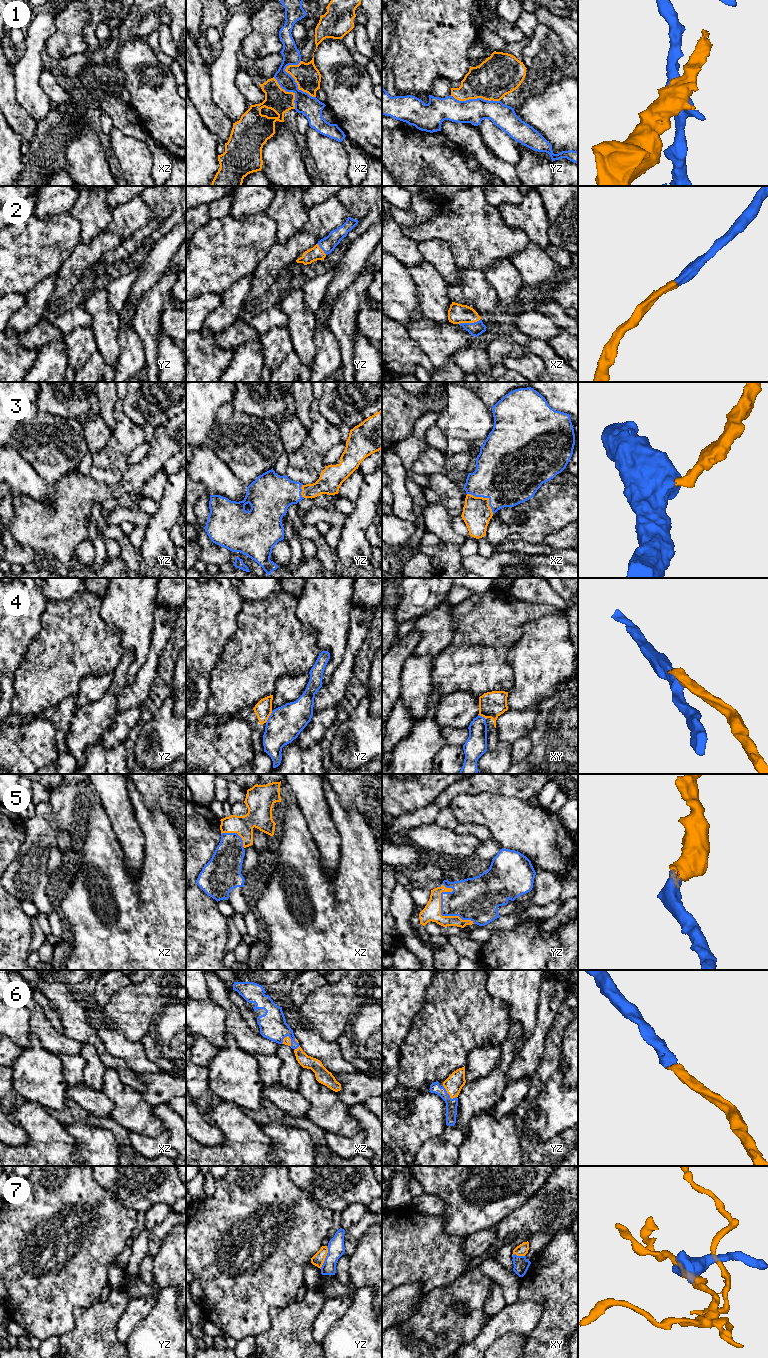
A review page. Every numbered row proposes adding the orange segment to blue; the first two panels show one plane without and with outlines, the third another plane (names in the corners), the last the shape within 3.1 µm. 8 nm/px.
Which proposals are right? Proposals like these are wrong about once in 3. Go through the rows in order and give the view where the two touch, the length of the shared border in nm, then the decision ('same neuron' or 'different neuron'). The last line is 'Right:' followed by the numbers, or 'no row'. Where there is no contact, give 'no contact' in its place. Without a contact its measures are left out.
1: meets blue in xz; contact 340 nm long; different neuron
2: meets blue in xz; contact 180 nm long; same neuron
3: meets blue in xz; contact 280 nm long; same neuron
4: meets blue in yz; contact 110 nm long; different neuron
5: meets blue in yz; contact 420 nm long; same neuron
6: meets blue in xz; contact 100 nm long; same neuron
7: meets blue in yz; contact 190 nm long; different neuron
Right: 2, 3, 5, 6

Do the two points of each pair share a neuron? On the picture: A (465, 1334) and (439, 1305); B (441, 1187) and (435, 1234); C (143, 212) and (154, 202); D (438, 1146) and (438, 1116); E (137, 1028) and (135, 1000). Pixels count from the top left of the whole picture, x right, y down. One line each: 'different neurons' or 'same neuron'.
A: same neuron
B: different neurons
C: different neurons
D: different neurons
E: same neuron

